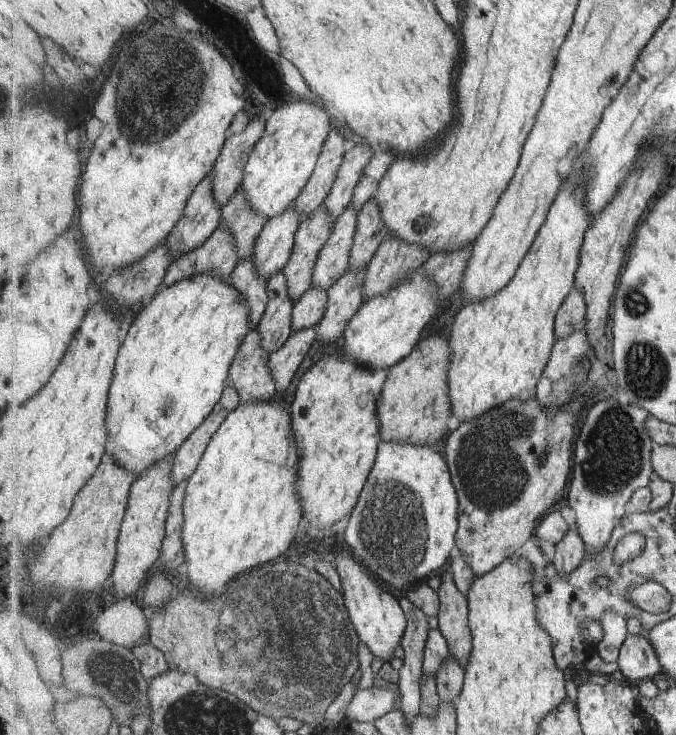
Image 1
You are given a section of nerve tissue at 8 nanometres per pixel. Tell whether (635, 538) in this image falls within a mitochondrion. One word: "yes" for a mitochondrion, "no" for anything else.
no

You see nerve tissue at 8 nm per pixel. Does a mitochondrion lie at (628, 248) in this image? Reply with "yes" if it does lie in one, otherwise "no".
no

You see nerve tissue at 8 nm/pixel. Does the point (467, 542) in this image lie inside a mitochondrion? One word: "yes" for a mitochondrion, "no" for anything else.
no

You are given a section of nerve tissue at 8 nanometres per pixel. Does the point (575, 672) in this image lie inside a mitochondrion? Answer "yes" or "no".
no

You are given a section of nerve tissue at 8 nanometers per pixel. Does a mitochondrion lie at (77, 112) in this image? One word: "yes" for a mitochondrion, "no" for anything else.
no

